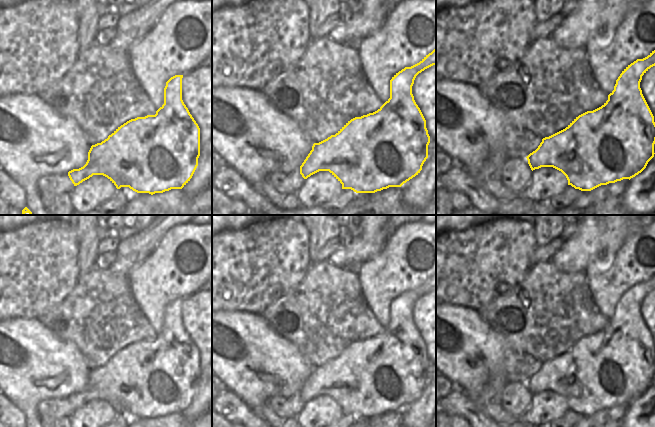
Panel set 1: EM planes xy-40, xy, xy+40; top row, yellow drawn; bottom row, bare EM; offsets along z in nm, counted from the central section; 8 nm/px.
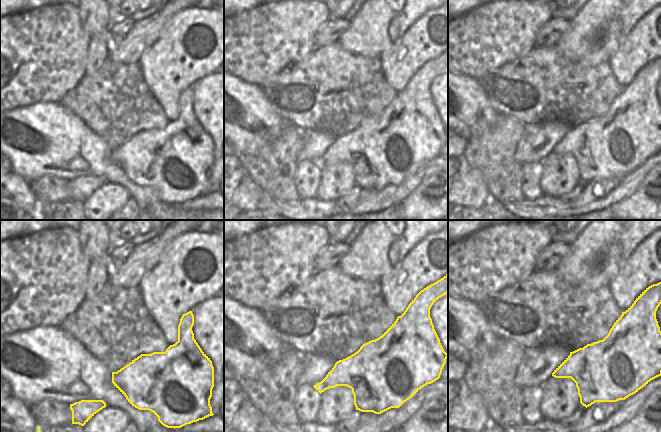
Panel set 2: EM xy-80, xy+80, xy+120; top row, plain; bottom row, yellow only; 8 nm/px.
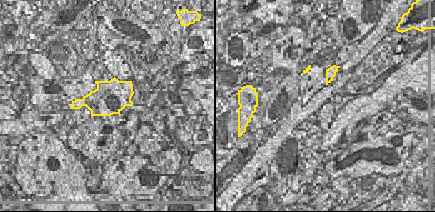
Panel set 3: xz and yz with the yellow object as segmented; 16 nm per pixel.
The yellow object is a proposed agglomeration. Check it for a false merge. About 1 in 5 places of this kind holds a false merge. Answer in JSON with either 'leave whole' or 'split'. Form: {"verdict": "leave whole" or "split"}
{"verdict": "leave whole"}

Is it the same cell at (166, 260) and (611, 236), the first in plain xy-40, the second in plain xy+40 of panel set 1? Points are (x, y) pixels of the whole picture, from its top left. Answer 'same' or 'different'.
different

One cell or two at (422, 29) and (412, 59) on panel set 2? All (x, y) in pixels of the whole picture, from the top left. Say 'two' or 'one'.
one

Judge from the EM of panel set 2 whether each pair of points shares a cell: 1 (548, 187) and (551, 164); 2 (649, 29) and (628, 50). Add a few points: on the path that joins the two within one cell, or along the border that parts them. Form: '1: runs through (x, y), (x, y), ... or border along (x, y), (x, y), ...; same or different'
1: runs through (551, 181), (551, 170); same
2: runs through (644, 34), (633, 45); same

